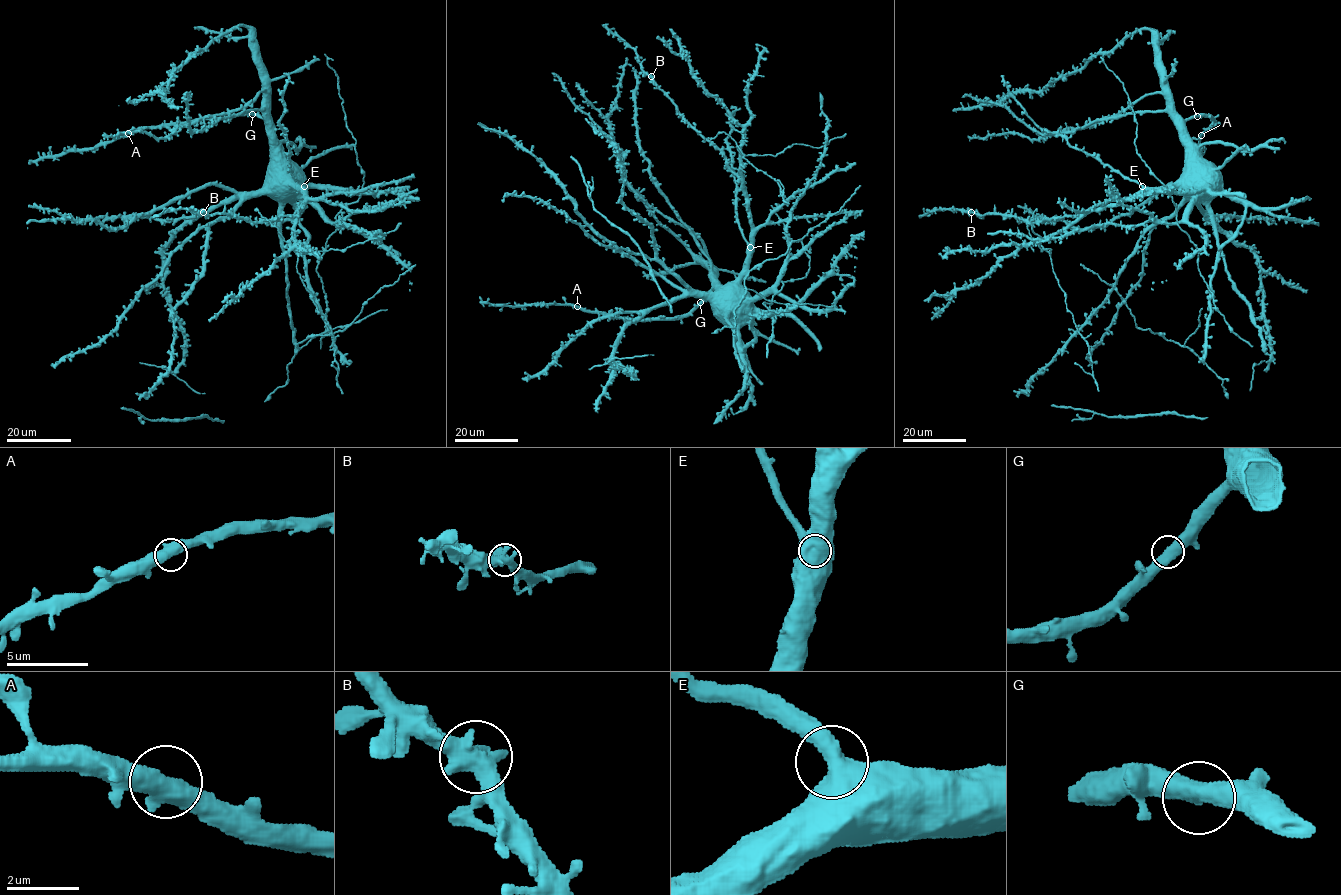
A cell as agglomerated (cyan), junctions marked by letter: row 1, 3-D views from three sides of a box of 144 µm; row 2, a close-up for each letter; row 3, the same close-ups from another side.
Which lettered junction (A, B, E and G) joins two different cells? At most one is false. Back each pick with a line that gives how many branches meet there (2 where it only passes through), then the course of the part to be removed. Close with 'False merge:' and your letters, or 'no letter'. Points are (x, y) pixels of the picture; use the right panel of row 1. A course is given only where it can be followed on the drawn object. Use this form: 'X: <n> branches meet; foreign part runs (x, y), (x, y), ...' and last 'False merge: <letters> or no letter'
False merge: no letter

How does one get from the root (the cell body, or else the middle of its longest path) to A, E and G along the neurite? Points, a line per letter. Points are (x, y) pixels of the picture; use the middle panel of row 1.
A: (731, 291), (730, 295), (729, 289), (712, 290), (688, 312), (665, 318), (624, 319), (584, 312), (577, 306)
E: (731, 291), (730, 295), (730, 290), (724, 287), (740, 274), (750, 247)
G: (731, 291), (730, 295), (729, 289), (712, 290), (700, 302)

